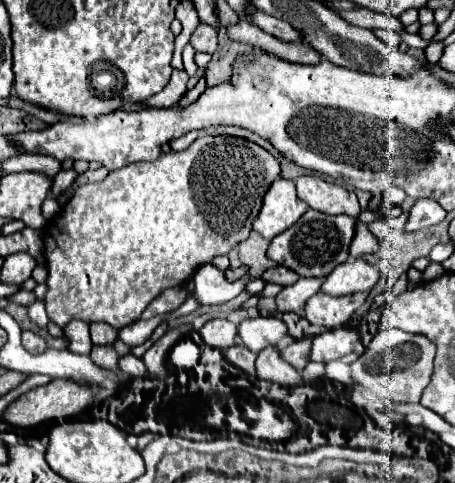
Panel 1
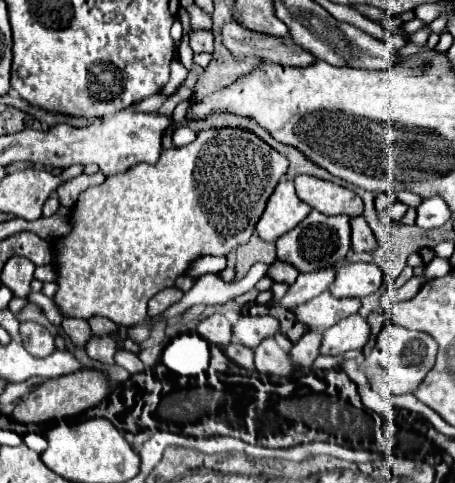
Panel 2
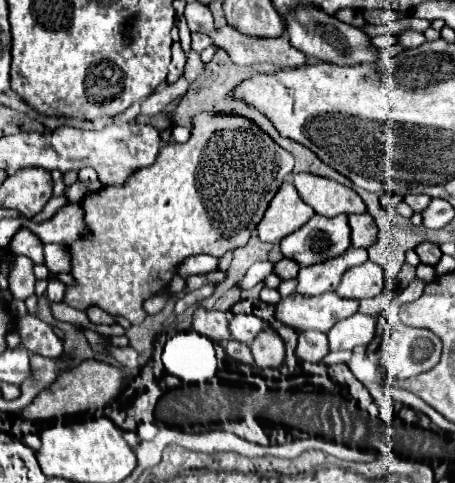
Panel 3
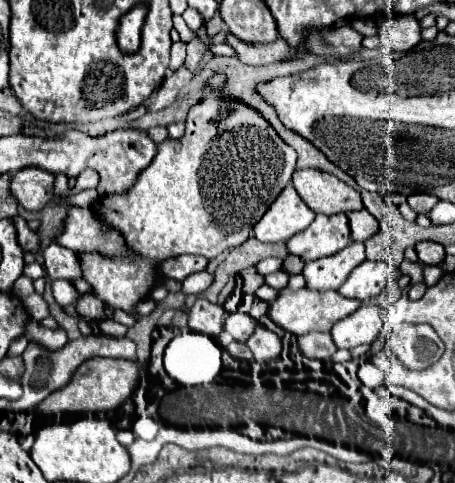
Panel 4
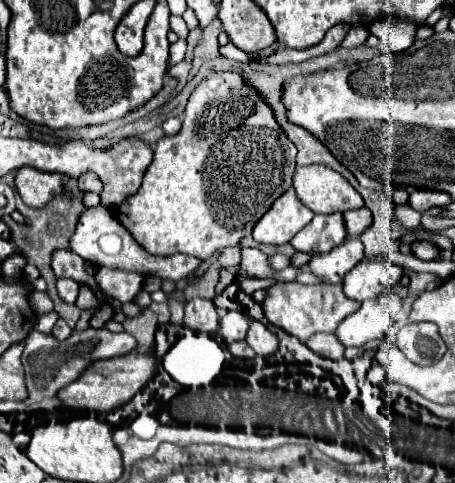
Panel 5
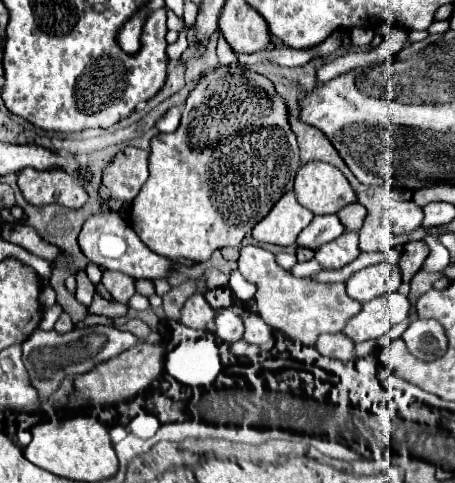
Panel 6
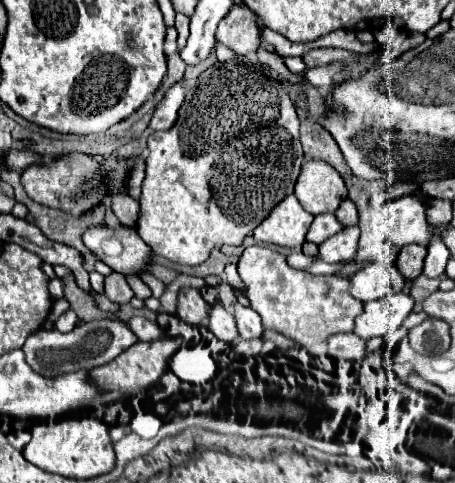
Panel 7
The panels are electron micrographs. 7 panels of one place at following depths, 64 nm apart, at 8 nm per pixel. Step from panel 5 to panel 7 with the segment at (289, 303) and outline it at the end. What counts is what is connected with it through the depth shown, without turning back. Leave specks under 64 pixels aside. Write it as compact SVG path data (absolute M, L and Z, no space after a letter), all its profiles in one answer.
M264 246L244 248L238 272L248 286L246 298L250 306L262 316L266 330L276 330L294 340L302 348L324 342L338 332L352 332L354 318L362 312L362 302L352 298L348 278L336 276L312 276L302 270L294 270L286 264L286 258Z

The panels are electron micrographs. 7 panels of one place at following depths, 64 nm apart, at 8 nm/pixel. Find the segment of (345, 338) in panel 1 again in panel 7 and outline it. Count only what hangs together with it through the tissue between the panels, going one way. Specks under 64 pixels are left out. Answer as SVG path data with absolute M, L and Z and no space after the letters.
M396 292L392 296L366 302L364 312L356 318L352 332L362 340L386 336L404 322L404 318L412 312L412 308L414 300L410 294L404 292Z

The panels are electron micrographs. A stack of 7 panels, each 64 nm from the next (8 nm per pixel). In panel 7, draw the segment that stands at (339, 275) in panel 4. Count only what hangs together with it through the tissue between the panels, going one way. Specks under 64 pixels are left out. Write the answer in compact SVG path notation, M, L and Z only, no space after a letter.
M342 228L336 236L320 244L318 248L318 258L328 262L328 264L340 264L340 262L350 262L356 256L358 250L358 228Z

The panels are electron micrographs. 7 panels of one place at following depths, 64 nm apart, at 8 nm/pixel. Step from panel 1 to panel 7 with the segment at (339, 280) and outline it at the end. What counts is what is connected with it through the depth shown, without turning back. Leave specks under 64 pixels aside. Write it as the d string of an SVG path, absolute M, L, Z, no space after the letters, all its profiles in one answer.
M374 262L356 272L350 282L350 294L360 302L370 302L400 292L404 286L404 276L398 272L394 264Z

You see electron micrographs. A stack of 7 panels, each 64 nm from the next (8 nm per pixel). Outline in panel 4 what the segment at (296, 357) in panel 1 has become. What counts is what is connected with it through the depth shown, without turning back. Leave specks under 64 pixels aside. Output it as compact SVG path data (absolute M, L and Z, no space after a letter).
M308 332L308 334L300 336L298 346L306 358L314 358L314 360L322 360L322 362L330 360L332 354L336 352L336 346L332 344L330 334L324 334L324 332Z

